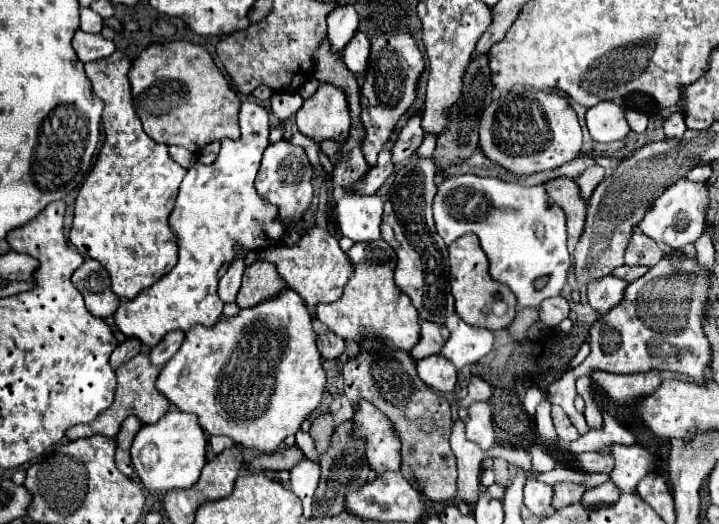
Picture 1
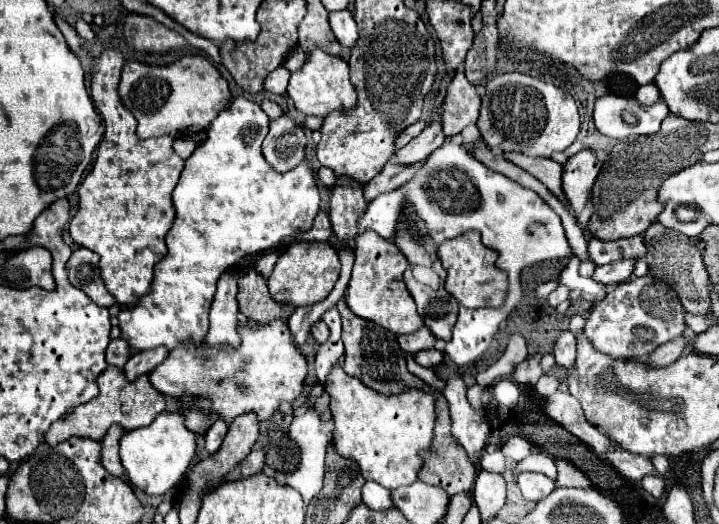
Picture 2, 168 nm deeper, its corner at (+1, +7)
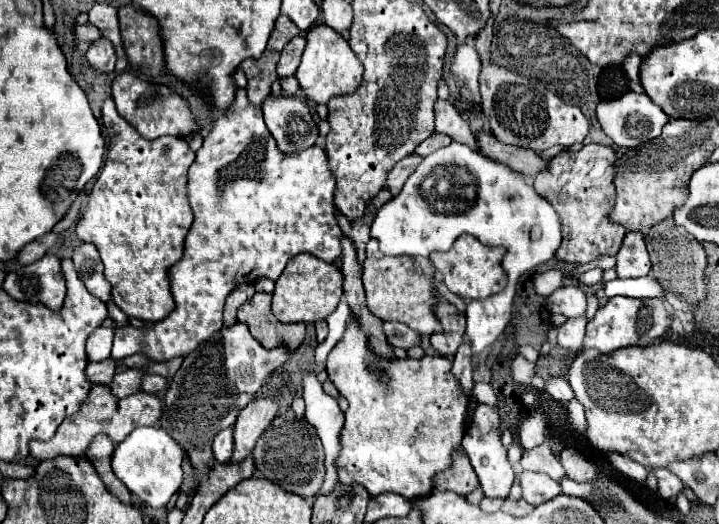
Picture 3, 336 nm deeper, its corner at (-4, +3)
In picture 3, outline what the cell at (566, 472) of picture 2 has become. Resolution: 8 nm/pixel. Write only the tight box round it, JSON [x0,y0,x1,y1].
[561,448,597,482]

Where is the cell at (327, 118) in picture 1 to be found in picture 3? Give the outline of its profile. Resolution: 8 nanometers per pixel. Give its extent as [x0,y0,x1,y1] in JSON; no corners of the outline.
[295,24,363,104]

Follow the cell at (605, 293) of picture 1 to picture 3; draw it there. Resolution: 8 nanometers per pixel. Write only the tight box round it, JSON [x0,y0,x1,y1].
[617,232,651,278]

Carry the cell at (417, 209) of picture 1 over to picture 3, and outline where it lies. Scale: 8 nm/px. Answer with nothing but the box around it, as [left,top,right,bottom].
[431,298,465,356]

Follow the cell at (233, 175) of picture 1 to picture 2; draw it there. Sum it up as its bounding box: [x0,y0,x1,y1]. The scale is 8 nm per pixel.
[118,96,320,350]

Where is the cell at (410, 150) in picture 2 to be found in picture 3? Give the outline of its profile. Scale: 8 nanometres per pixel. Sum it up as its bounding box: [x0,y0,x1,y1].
[385,154,421,196]

